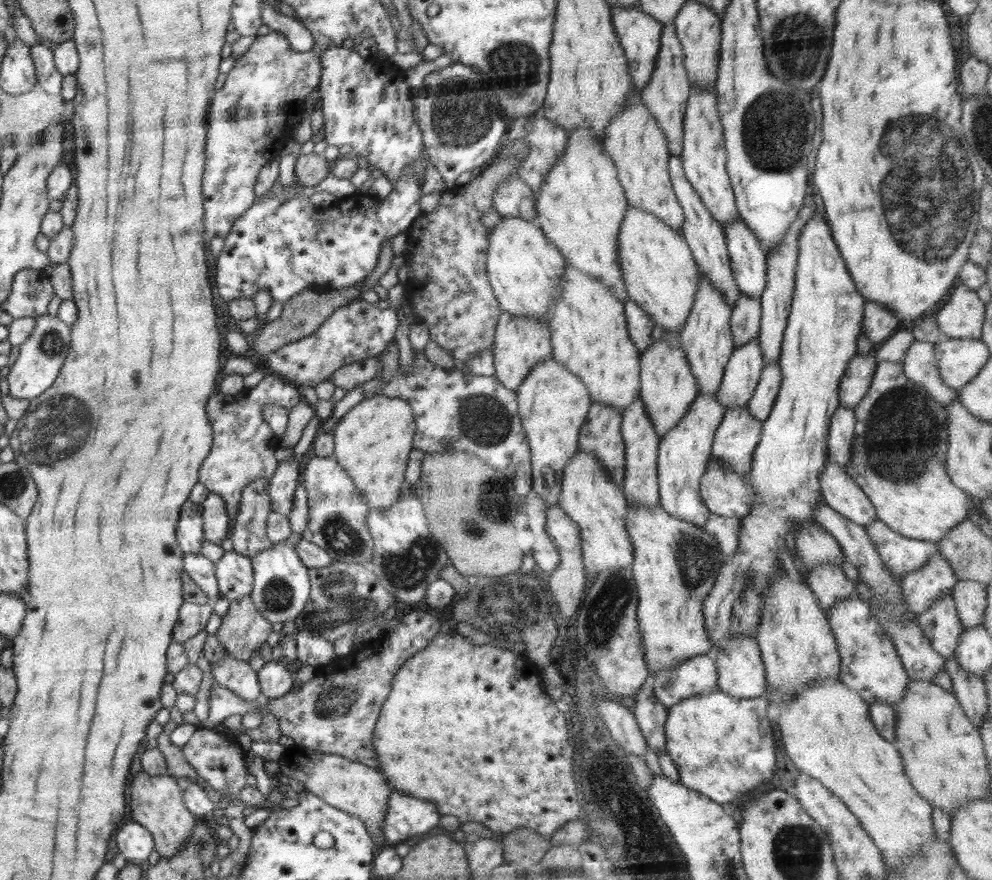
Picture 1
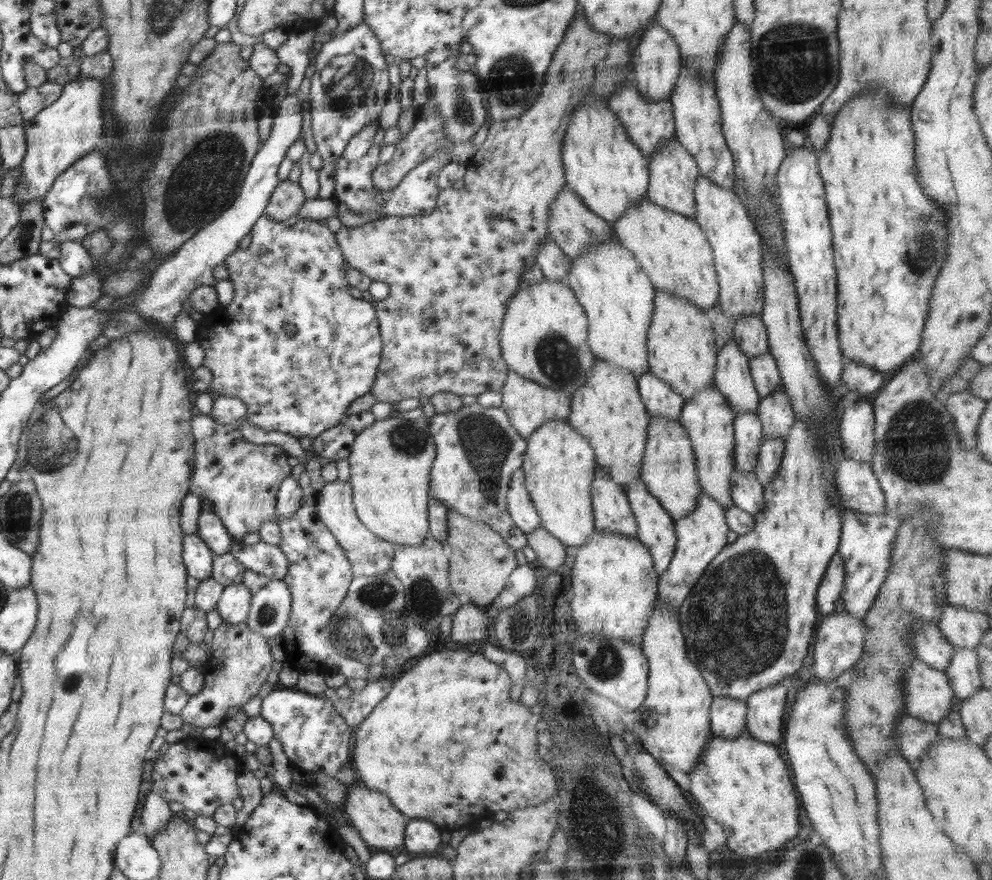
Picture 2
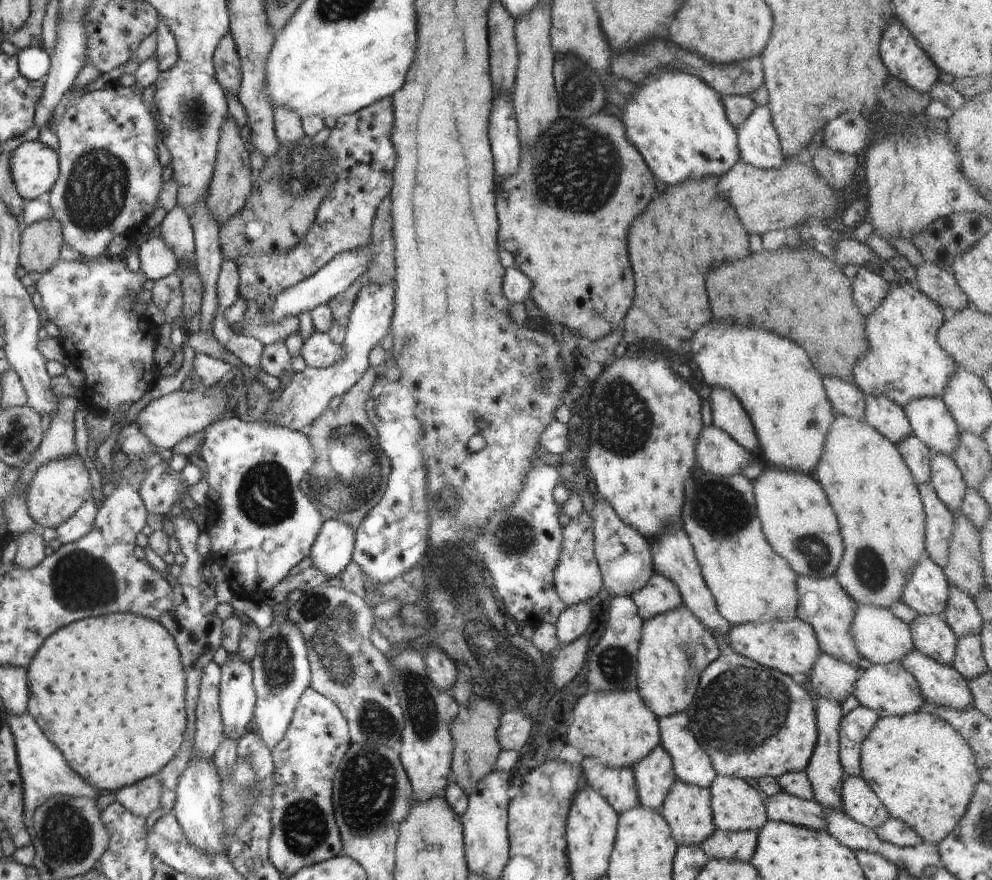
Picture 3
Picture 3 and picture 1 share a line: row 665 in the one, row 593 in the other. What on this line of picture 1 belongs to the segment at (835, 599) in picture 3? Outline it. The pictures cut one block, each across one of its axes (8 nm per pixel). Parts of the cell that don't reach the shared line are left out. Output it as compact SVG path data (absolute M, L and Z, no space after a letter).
M854 592L836 602L835 606L832 605L827 620L835 636L838 654L841 656L842 670L839 679L842 683L855 690L870 705L898 704L904 697L904 689L908 689L911 679L904 670L892 640L888 638L885 630L882 630L878 618L872 612L870 604L866 604Z

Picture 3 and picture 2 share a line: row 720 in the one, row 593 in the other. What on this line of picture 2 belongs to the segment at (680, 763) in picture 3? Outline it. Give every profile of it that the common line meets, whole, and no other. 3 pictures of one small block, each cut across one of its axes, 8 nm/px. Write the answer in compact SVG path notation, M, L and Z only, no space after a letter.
M699 488L697 507L684 518L675 521L675 531L677 538L675 553L666 572L659 575L657 600L679 610L684 599L688 597L689 590L698 582L716 555L727 545L726 534L729 528L725 509Z

